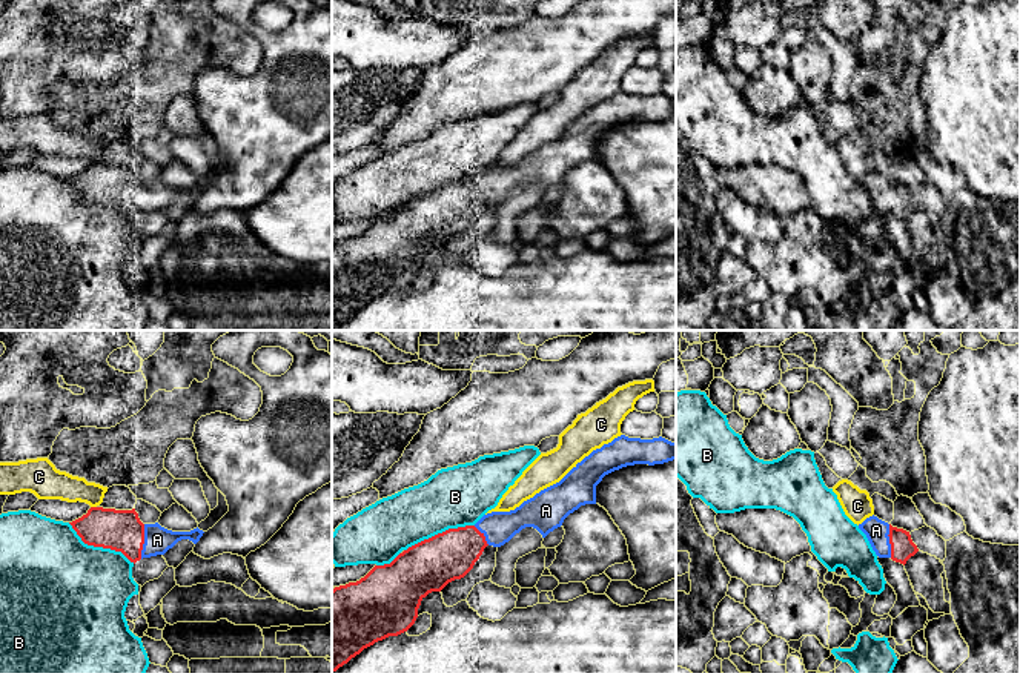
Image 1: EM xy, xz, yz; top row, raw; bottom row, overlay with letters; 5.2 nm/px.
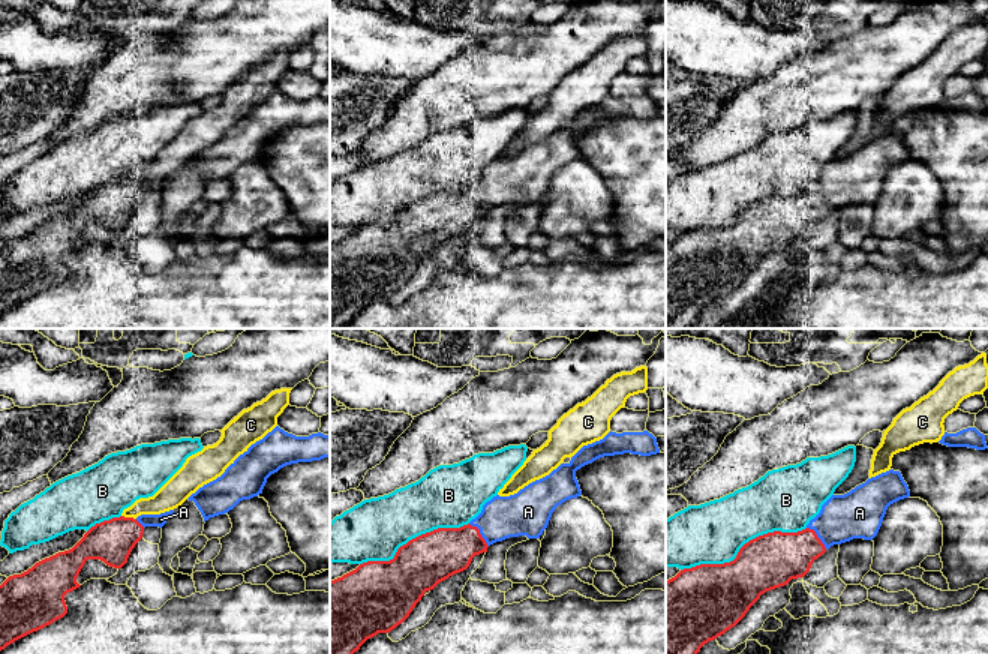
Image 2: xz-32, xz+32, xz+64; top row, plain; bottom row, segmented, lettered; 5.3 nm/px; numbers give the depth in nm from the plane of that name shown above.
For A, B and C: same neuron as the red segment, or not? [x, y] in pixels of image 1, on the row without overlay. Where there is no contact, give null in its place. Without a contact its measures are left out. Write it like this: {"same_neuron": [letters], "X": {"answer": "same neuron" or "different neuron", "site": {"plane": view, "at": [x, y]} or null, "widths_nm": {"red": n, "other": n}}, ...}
{"same_neuron": ["A"], "A": {"answer": "same neuron", "site": {"plane": "xy", "at": [143, 197]}, "widths_nm": {"red": 220, "other": 140}}, "B": {"answer": "different neuron", "site": {"plane": "xy", "at": [100, 202]}, "widths_nm": {"red": 220, "other": 480}}, "C": {"answer": "different neuron", "site": {"plane": "xy", "at": [94, 163]}, "widths_nm": {"red": 220, "other": 160}}}

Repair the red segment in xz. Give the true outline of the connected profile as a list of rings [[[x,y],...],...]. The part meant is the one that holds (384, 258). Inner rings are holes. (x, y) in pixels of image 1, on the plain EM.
[[[621,91],[593,106],[559,138],[541,146],[515,166],[492,167],[475,181],[449,184],[409,203],[390,220],[375,221],[359,237],[335,243],[332,246],[332,329],[375,298],[407,287],[418,274],[421,257],[432,247],[441,247],[449,238],[464,234],[487,201],[501,203],[525,183],[536,184],[545,194],[581,161],[596,160],[596,141],[605,131],[627,121],[654,121],[673,115],[676,115],[676,98],[662,92],[641,95]]]

